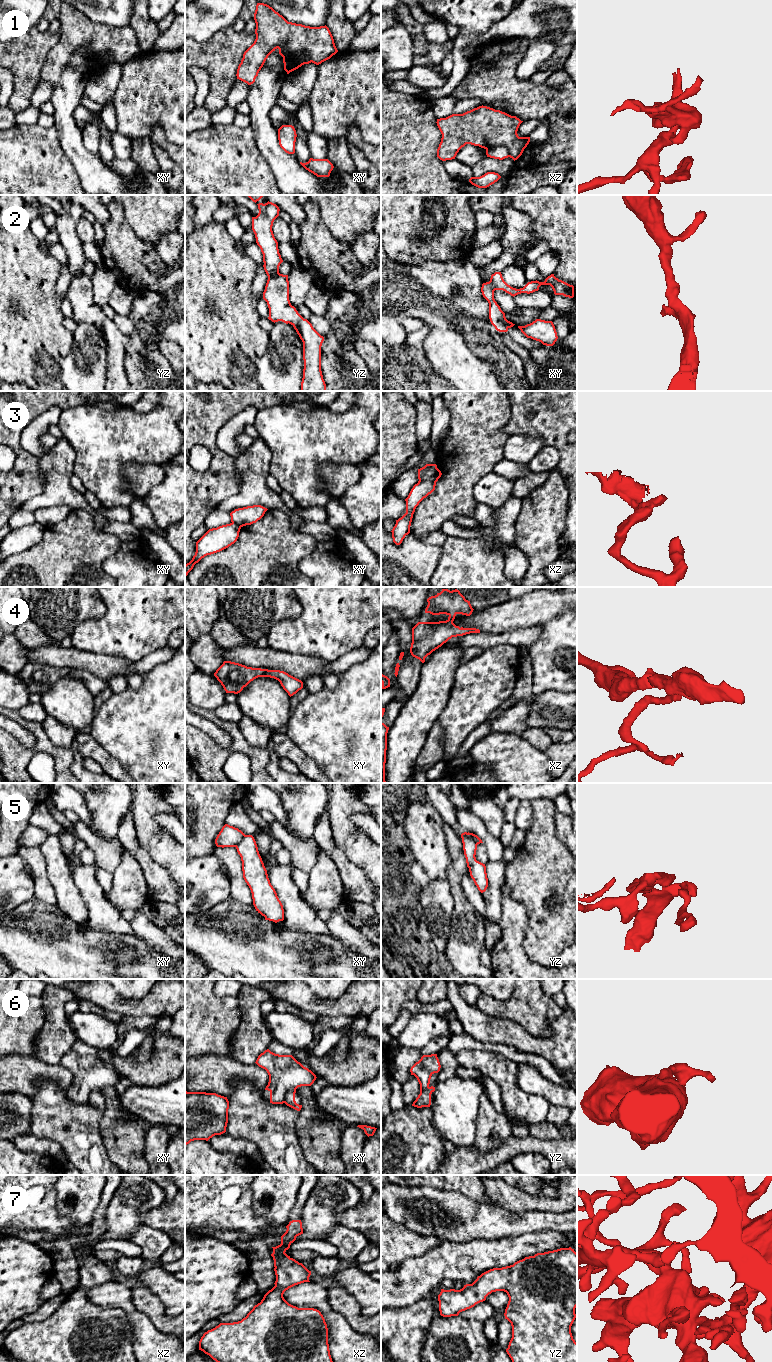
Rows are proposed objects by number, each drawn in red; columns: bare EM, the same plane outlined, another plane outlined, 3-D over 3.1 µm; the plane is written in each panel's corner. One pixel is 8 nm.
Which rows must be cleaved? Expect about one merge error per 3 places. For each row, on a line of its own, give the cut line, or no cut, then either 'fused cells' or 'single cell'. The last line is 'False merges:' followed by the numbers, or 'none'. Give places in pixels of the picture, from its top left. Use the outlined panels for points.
1: cut none; single cell
2: cut none; single cell
3: cut xz (437, 468), (430, 477), (418, 482); fused cells
4: cut none; single cell
5: cut xy (244, 834), (244, 837), (236, 847); fused cells
6: cut xy (295, 1089), (290, 1089), (287, 1092), (283, 1102); fused cells
7: cut none; single cell
False merges: 3, 5, 6

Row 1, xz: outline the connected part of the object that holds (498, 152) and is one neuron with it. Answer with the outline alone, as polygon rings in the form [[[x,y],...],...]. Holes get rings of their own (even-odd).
[[[479,106],[463,114],[452,114],[437,119],[442,134],[437,157],[442,160],[455,159],[466,144],[486,150],[487,157],[517,160],[530,142],[530,137],[517,134],[521,121],[500,110]]]

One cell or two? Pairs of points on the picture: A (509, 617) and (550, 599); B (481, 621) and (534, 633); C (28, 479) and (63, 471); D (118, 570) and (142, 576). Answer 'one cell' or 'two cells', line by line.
A: one cell
B: two cells
C: two cells
D: one cell

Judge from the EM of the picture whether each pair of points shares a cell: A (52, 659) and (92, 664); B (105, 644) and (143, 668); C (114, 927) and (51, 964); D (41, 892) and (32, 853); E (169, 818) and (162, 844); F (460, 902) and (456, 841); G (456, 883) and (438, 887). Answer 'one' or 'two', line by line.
A: one
B: two
C: two
D: one
E: two
F: one
G: two

